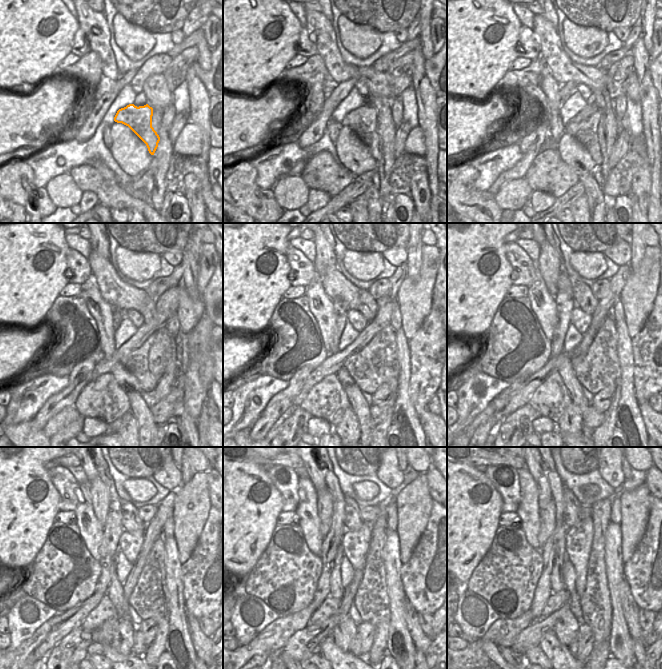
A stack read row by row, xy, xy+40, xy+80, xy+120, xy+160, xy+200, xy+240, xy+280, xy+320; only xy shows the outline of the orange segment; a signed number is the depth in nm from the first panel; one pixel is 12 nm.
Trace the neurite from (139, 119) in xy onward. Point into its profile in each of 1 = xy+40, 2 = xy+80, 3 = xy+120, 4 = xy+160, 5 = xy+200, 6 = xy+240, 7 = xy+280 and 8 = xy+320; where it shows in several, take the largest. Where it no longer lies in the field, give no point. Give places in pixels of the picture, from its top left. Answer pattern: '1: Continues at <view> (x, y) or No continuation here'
1: Continues at xy+40 (362, 121)
2: Continues at xy+80 (591, 133)
3: Continues at xy+120 (148, 363)
4: Continues at xy+160 (375, 364)
5: Continues at xy+200 (599, 368)
6: Continues at xy+240 (148, 600)
7: Continues at xy+280 (371, 599)
8: Continues at xy+320 (596, 607)

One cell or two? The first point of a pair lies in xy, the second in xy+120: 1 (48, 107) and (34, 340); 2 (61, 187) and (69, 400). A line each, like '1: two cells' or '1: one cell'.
1: one cell
2: two cells

